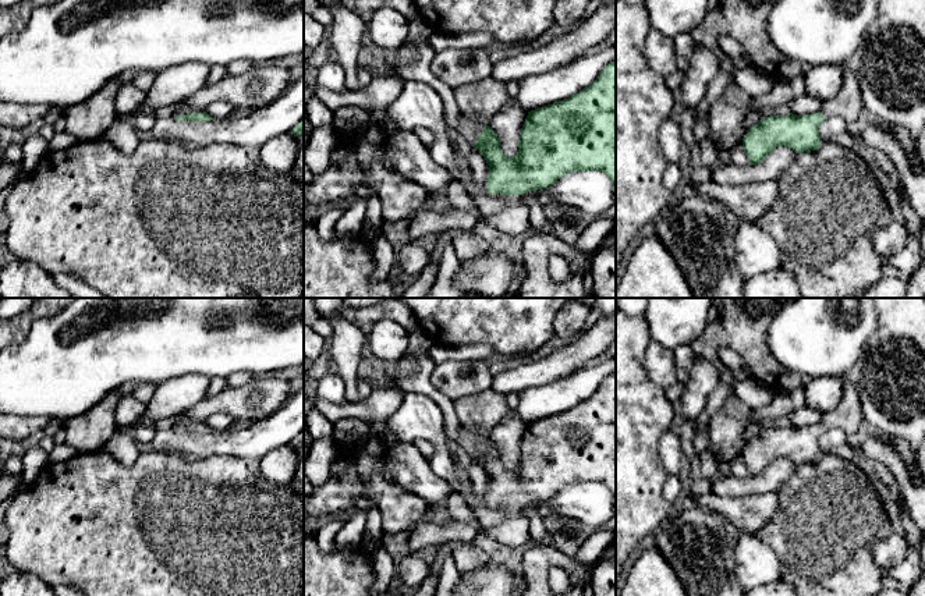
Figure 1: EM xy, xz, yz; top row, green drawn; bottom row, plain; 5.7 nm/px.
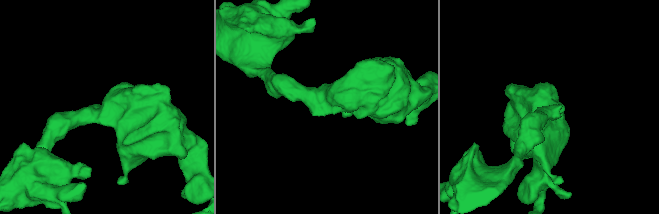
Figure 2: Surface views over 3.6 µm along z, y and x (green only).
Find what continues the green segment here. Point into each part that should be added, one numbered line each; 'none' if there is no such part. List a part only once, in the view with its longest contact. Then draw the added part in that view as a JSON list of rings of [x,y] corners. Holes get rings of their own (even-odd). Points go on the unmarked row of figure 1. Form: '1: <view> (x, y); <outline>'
1: xy (180, 421); [[[184,415],[176,416],[176,428],[192,425],[192,423],[194,423],[194,425],[198,425],[198,426],[205,425],[205,422],[191,421],[191,419],[185,418]]]

